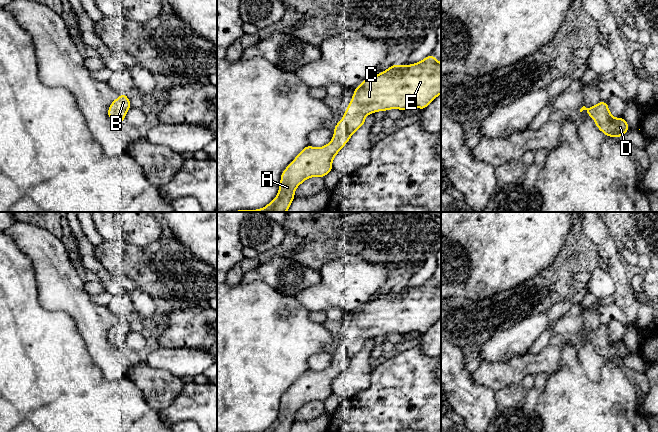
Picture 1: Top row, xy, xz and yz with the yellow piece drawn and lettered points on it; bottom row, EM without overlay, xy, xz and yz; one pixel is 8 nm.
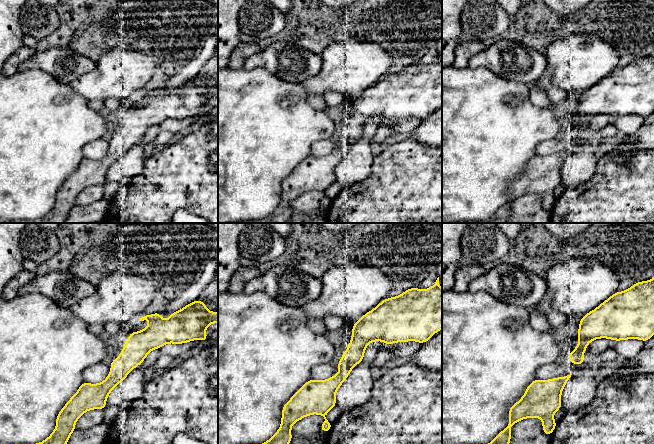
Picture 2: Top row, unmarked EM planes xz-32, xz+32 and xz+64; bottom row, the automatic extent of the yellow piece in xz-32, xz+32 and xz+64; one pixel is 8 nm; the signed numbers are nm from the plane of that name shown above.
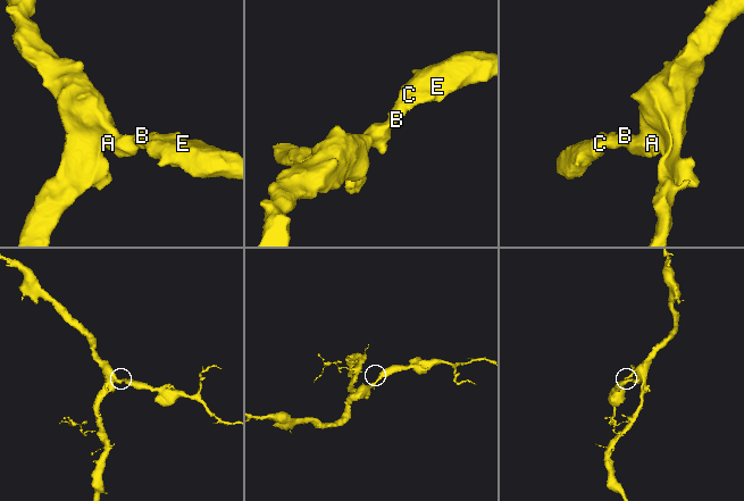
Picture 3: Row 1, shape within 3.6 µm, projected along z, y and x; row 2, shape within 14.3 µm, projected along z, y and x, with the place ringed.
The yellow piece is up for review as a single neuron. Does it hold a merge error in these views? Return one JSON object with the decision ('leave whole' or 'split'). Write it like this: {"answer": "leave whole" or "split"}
{"answer": "leave whole"}

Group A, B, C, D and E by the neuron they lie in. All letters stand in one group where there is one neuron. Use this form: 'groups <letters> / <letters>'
groups A B C D E

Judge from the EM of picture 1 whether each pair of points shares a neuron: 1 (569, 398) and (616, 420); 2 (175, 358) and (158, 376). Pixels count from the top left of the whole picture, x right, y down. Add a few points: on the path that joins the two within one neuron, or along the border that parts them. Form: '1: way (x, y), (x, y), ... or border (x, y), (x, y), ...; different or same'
1: way (581, 410), (591, 420), (604, 420); same
2: border (146, 360), (149, 365), (167, 370), (180, 378); different

